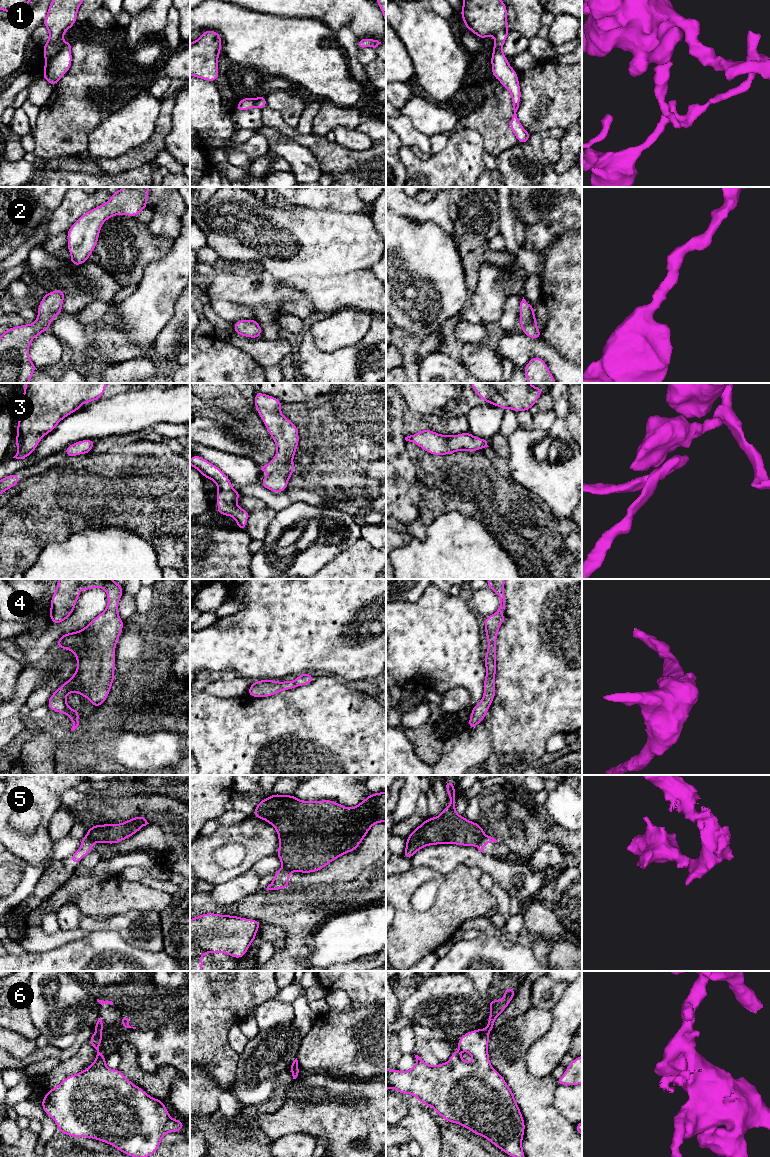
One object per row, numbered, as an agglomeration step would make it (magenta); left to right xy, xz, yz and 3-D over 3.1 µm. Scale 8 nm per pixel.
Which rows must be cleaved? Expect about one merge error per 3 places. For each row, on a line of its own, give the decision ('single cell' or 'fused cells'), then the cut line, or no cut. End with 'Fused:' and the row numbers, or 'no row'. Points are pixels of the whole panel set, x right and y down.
1: fused cells; cut xy (64, 43), (53, 56), (45, 58)
2: single cell; cut none
3: single cell; cut none
4: single cell; cut none
5: fused cells; cut yz (485, 835), (476, 845)
6: fused cells; cut xy (101, 1030), (96, 1032)
Fused: 1, 5, 6

